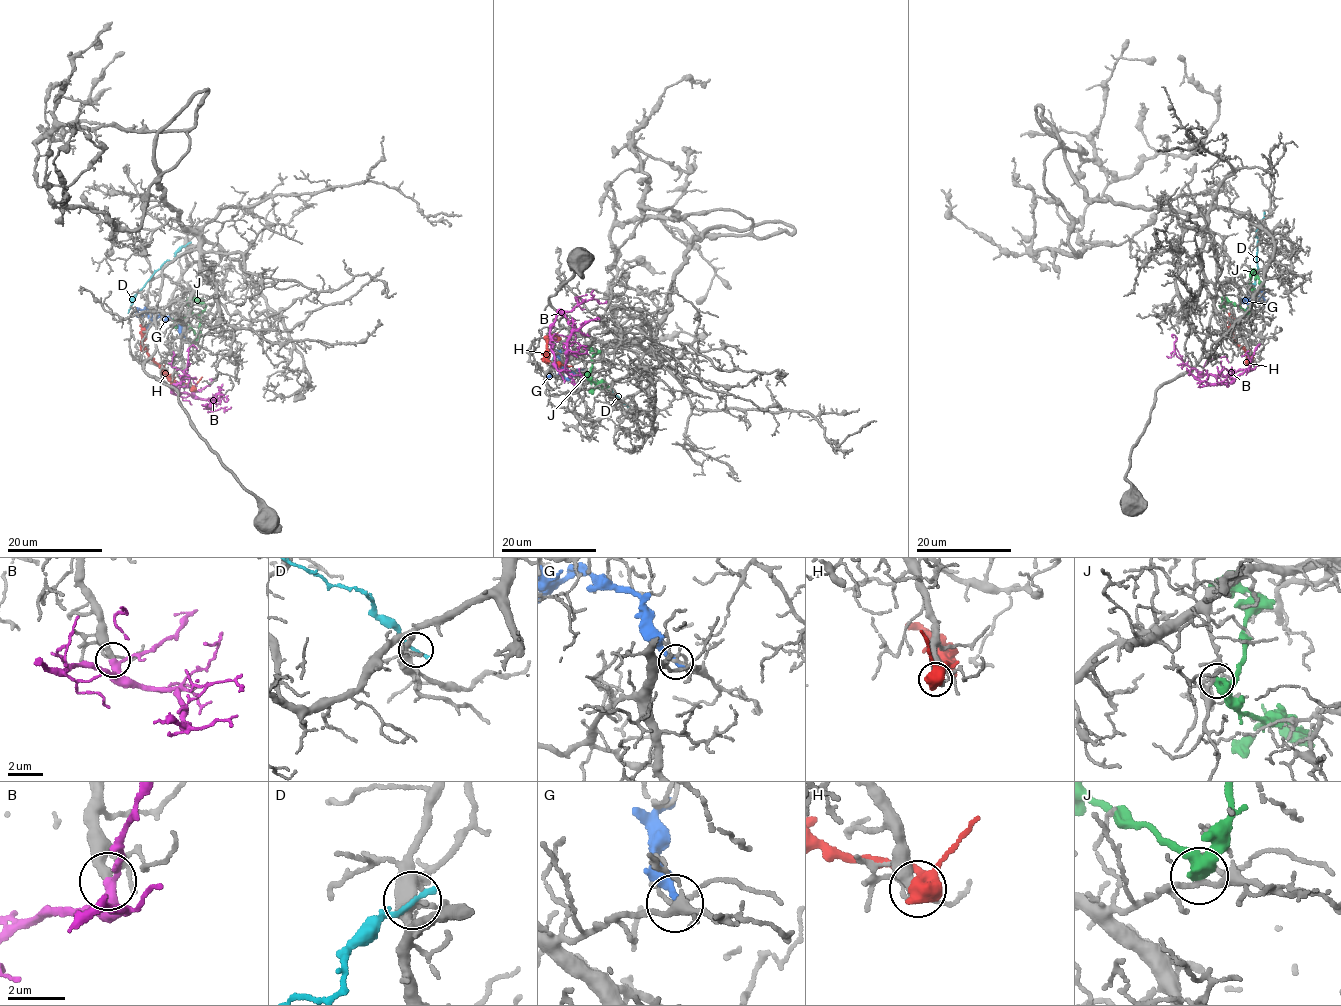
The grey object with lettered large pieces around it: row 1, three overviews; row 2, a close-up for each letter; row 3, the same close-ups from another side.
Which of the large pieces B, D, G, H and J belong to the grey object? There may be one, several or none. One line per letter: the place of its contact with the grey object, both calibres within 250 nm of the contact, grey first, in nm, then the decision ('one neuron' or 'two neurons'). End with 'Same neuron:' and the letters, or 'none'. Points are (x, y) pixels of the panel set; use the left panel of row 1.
B: meets grey at (192, 391); 360 nm thick on the grey side, 320 nm on the other; one neuron
D: meets grey at (186, 244); 220 nm thick on the grey side, 220 nm on the other; two neurons
G: meets grey at (188, 340); 160 nm thick on the grey side, 320 nm on the other; two neurons
H: meets grey at (192, 389); 480 nm thick on the grey side, 600 nm on the other; two neurons
J: meets grey at (194, 341); 190 nm thick on the grey side, 440 nm on the other; two neurons
Same neuron: B

